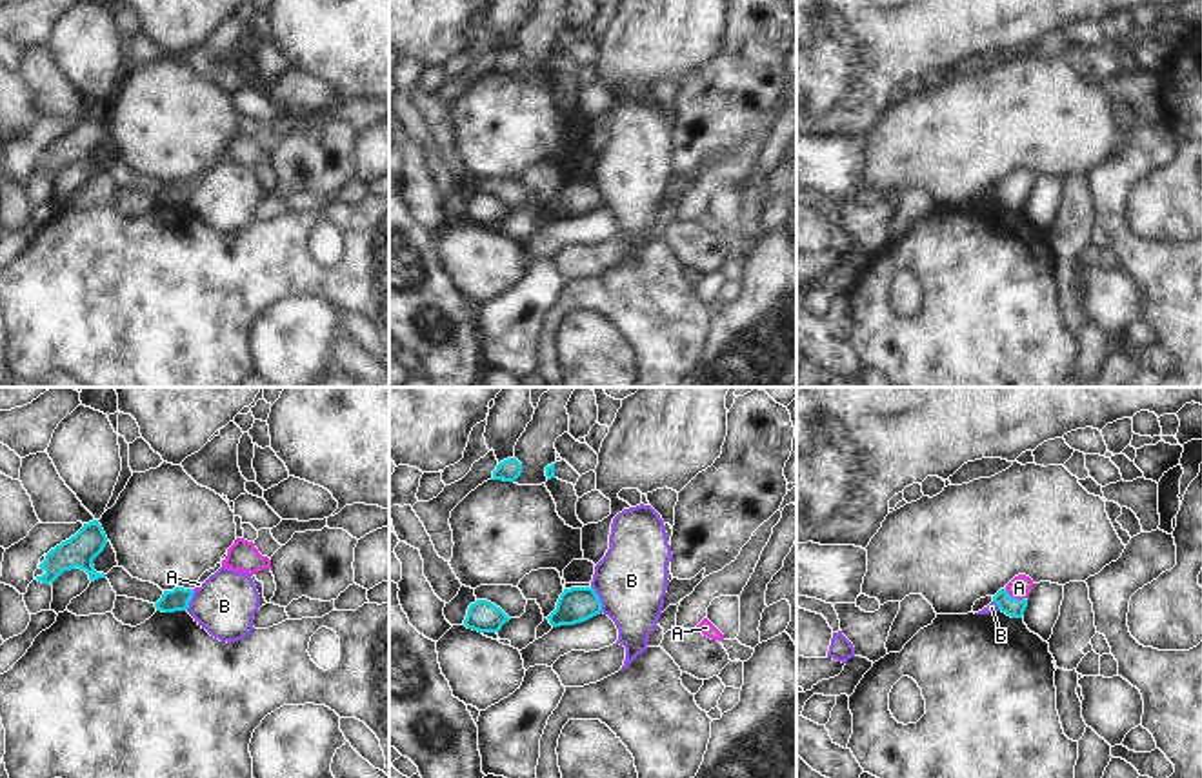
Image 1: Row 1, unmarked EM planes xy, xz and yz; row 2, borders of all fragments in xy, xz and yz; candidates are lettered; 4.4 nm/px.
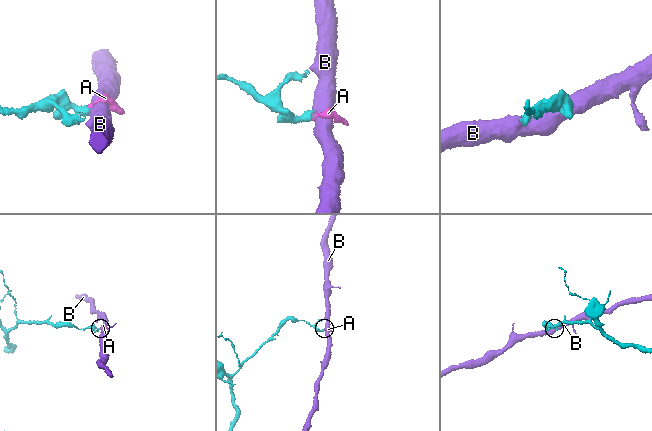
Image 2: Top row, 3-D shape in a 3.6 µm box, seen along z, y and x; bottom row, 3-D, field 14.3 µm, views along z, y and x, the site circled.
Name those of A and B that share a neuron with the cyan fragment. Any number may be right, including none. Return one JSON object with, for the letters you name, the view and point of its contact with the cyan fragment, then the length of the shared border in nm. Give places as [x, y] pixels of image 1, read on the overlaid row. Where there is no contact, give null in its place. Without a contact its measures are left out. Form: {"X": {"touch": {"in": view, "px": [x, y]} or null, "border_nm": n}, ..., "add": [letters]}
{"A": {"touch": {"in": "yz", "px": [1015, 598]}, "border_nm": 100}, "add": ["A"]}

